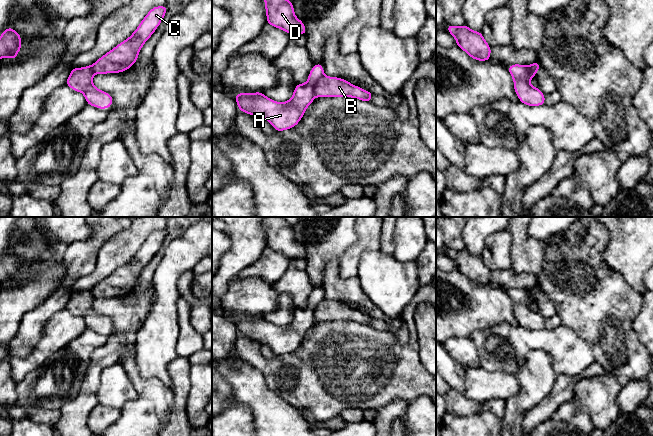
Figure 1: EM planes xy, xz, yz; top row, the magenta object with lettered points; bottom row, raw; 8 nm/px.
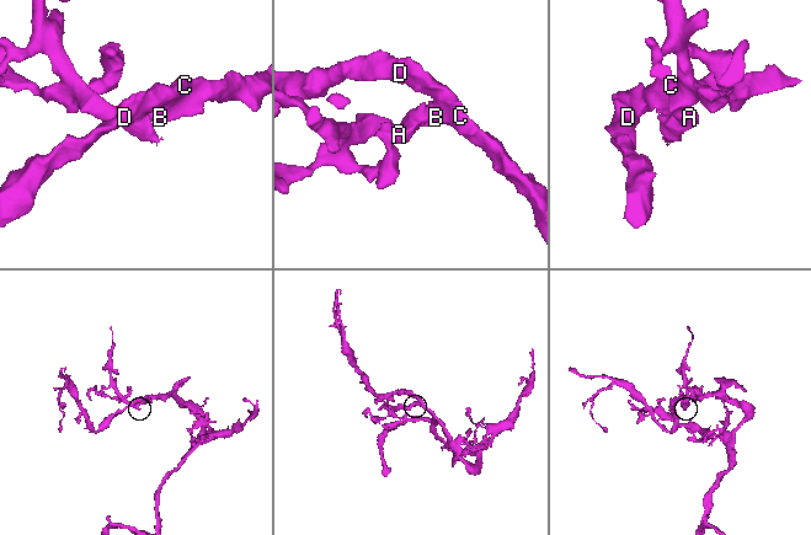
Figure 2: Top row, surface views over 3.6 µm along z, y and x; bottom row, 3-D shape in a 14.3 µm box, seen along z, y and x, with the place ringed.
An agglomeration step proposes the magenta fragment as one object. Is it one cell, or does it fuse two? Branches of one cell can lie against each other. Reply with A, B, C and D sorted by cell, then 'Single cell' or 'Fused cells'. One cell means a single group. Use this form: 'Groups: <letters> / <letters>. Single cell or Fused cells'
Groups: A / B C D. Fused cells

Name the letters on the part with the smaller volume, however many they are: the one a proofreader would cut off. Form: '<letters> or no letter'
A

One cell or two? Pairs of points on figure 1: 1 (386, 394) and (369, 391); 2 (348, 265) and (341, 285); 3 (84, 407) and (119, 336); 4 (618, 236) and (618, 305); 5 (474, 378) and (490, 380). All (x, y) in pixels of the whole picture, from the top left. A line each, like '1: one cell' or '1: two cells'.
1: one cell
2: two cells
3: one cell
4: two cells
5: one cell

